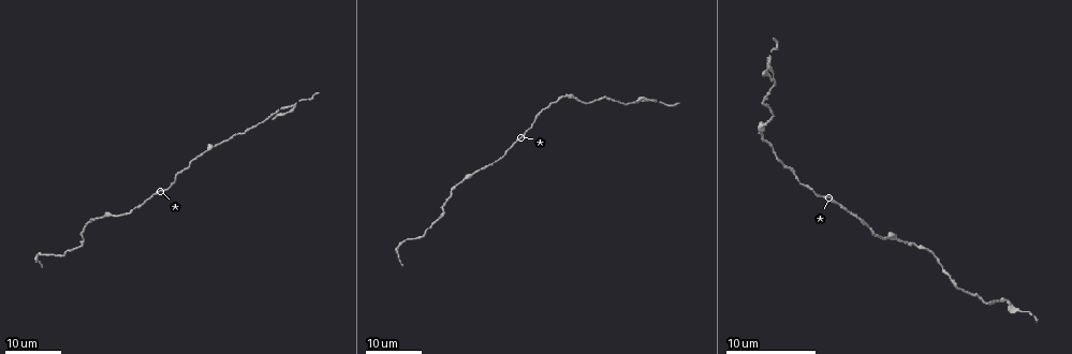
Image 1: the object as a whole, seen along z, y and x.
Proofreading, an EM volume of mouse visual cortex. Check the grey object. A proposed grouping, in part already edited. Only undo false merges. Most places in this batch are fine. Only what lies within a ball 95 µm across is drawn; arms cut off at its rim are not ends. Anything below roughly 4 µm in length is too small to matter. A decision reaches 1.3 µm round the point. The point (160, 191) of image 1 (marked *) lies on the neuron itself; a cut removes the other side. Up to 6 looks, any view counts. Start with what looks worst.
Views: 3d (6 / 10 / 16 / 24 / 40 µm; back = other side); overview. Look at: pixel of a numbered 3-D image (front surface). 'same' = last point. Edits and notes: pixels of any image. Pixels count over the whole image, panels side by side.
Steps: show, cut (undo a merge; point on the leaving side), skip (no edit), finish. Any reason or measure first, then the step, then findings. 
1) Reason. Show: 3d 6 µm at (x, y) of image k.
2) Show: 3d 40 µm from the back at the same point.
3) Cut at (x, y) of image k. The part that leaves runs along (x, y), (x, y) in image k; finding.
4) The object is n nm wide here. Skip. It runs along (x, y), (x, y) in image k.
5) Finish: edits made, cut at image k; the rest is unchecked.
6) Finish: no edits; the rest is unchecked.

Sudden change in width. Show: 3d 16 µm at (289, 107) of image 1.

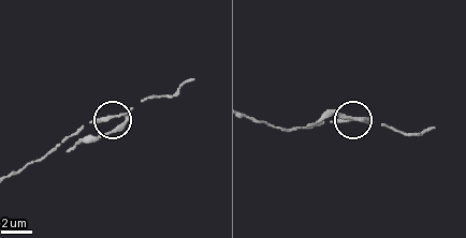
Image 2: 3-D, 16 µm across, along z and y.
Show: 3d 6 µm at (119, 115) of image 2.

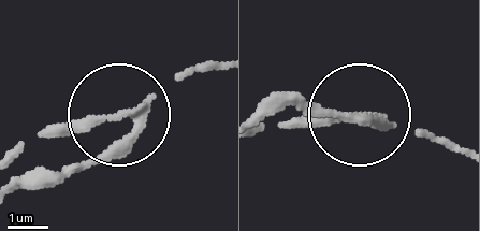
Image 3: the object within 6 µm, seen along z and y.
The object is 240 nm wide here. Cut at (110, 161) of image 3. The part that leaves runs along (137, 111), (127, 134), (86, 162), (25, 179) in image 3; two neurons meet here.

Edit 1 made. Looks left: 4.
Calibre changes. Show: 3d 24 µm at (765, 123) of image 1.

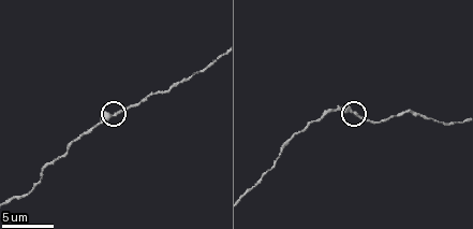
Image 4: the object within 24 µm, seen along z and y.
Zoom in. Show: 3d 10 µm at (117, 114) of image 4.

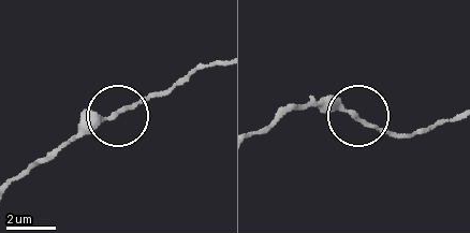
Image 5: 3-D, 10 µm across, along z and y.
Skip. It runs along (258, 132), (282, 114), (332, 103), (404, 134) in image 5; all the same neuron.

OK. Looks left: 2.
Sudden change in width. Show: 3d 16 µm at (442, 218) of image 1.

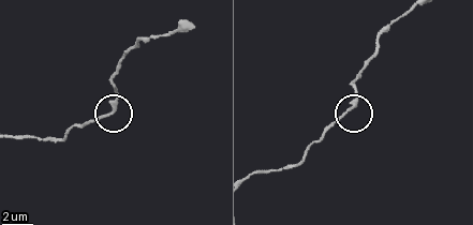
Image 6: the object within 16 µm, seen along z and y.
Show: 3d 10 µm at (346, 112) of image 6.

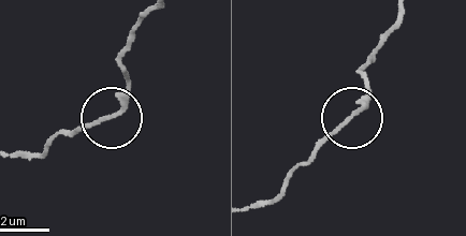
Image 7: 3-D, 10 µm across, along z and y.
Skip. It runs along (144, 17), (126, 42), (126, 98), (119, 109), (54, 138) in image 7; continuous, no second neuron.

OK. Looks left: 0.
Finish: edits made, cut at image 3; the rest is unchecked.

